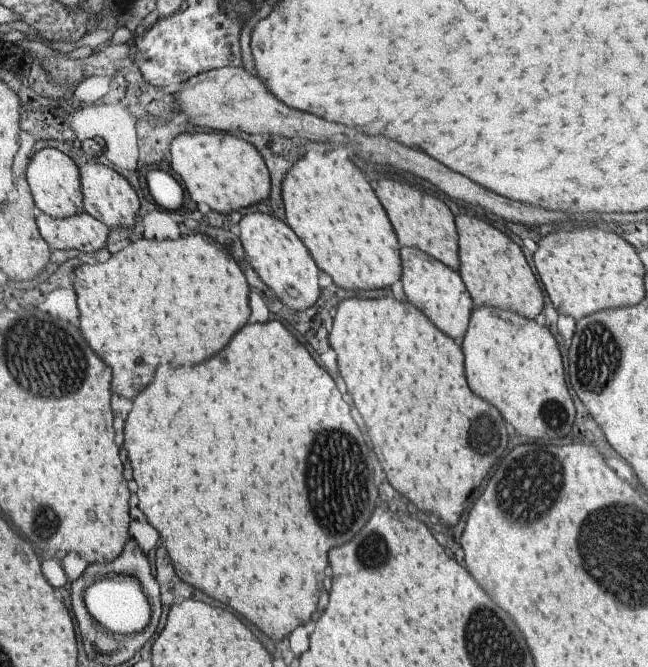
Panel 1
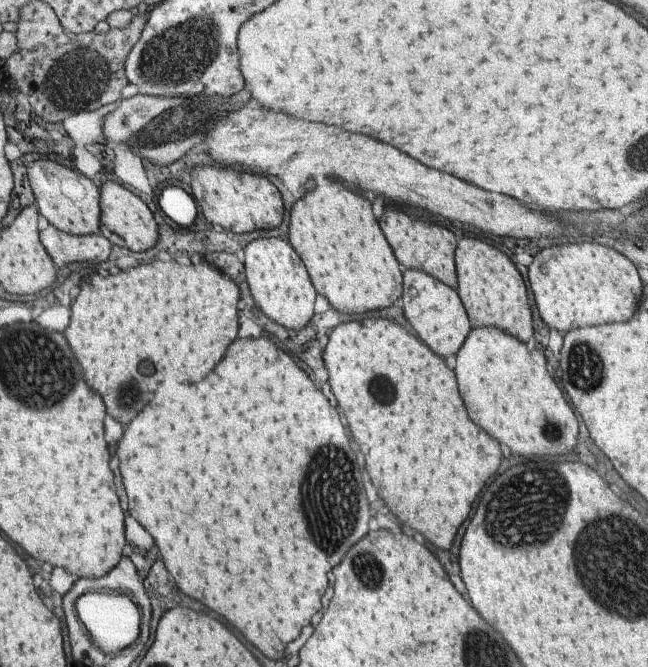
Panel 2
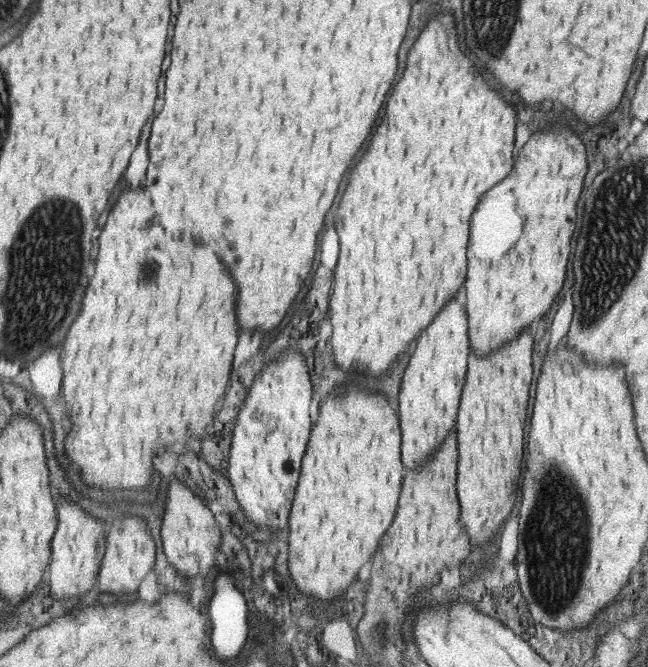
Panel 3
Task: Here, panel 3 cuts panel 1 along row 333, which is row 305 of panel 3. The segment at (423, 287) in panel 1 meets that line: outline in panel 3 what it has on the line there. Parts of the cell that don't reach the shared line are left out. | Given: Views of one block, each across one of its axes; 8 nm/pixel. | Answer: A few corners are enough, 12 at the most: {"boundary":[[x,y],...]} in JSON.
{"boundary":[[461,290],[416,337],[398,392],[403,465],[455,432],[470,353]]}

